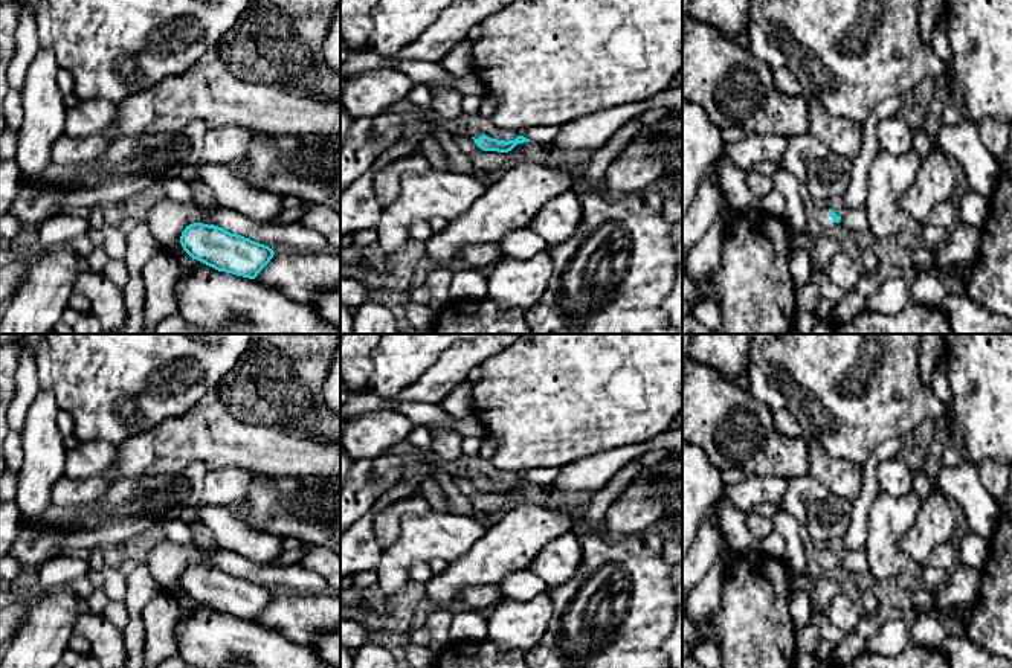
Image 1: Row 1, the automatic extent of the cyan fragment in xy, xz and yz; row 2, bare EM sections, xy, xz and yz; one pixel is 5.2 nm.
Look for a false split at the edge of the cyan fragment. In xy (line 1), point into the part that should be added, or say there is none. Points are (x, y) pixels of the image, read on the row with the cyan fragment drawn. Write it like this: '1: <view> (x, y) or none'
1: none

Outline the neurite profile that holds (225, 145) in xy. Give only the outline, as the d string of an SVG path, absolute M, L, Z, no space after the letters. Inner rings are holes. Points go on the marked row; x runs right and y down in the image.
M223 125L208 130L198 163L234 165L241 174L247 175L250 171L247 162L249 143L250 131L244 127Z

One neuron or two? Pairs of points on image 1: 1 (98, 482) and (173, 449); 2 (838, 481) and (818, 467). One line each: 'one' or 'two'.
1: two
2: one

